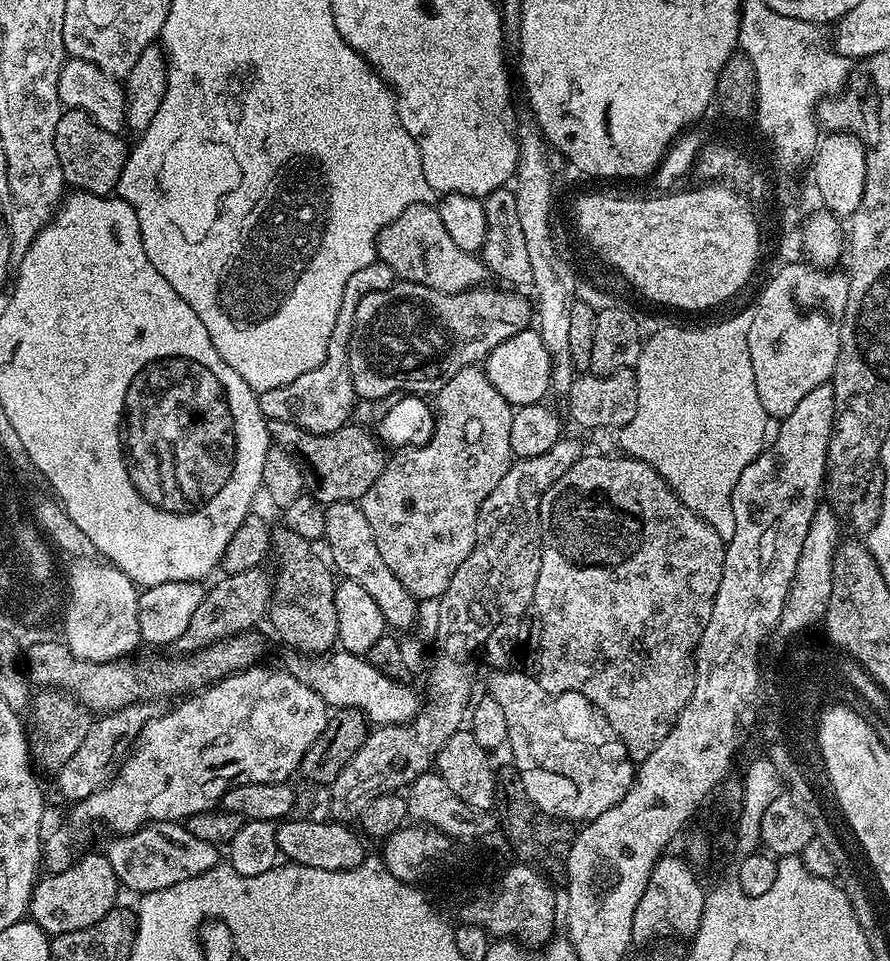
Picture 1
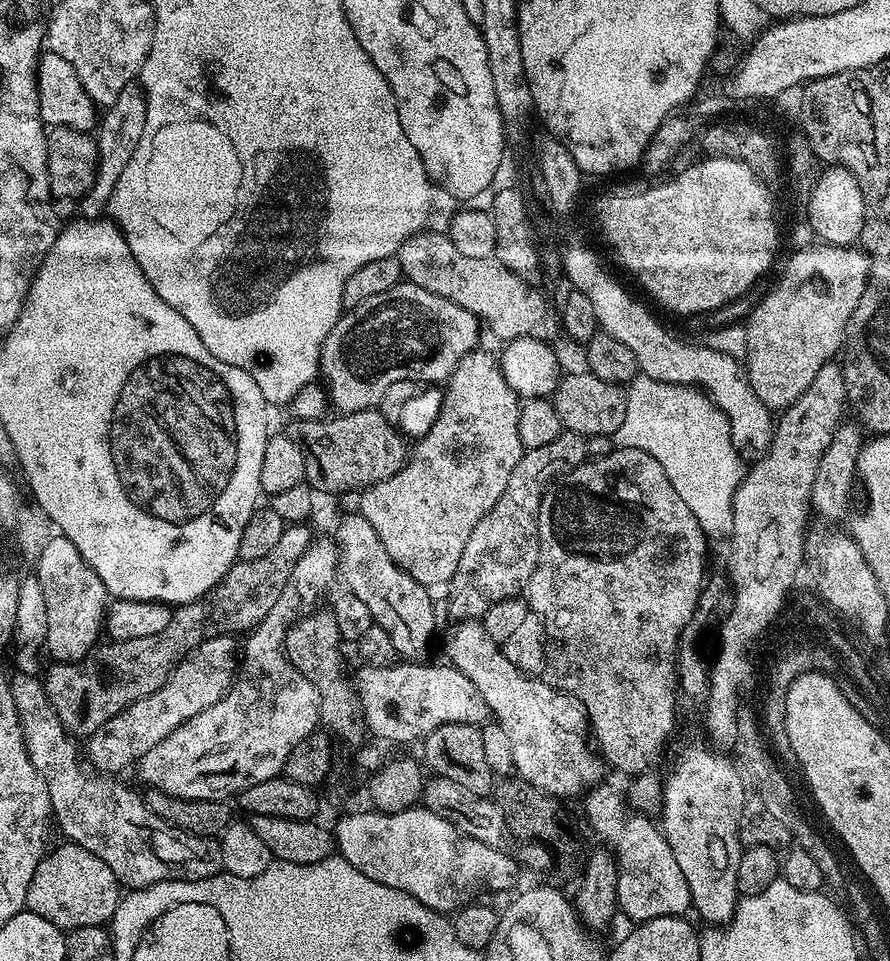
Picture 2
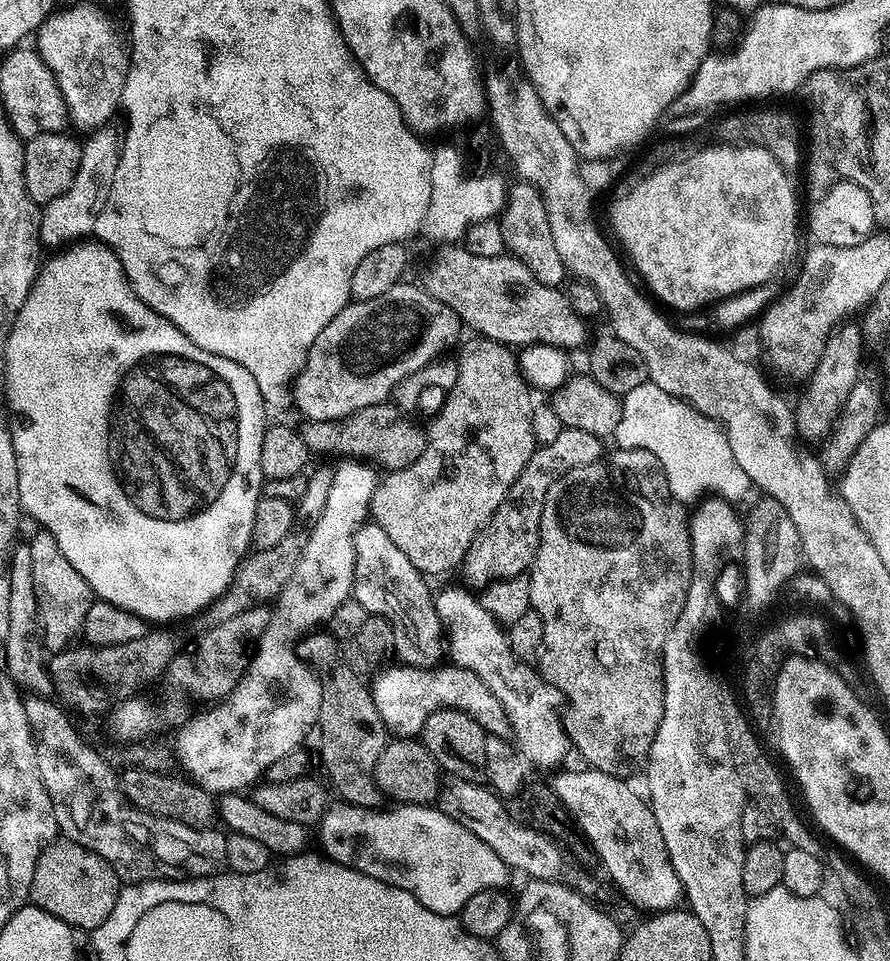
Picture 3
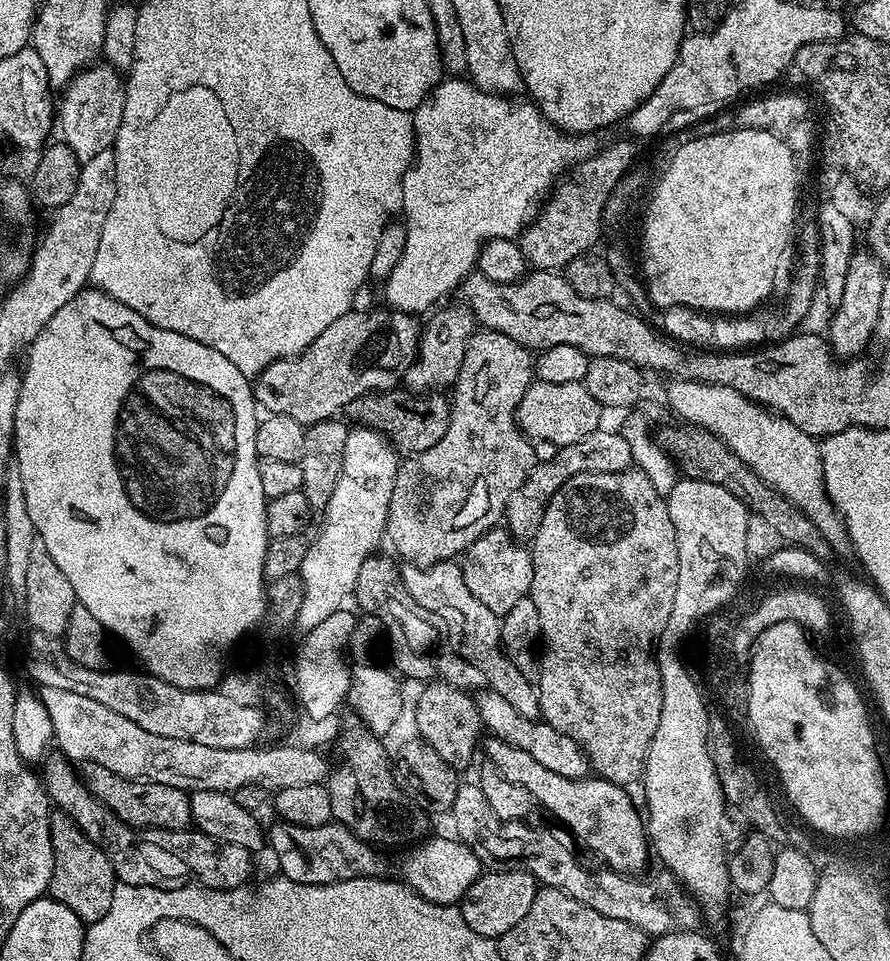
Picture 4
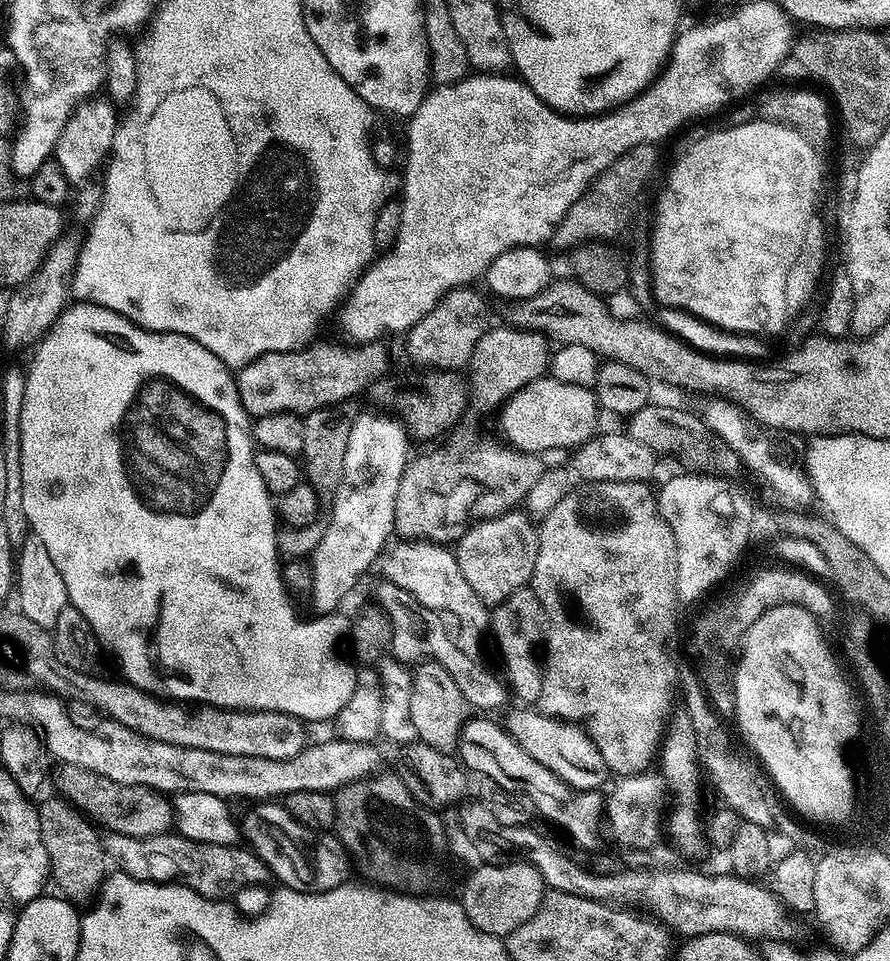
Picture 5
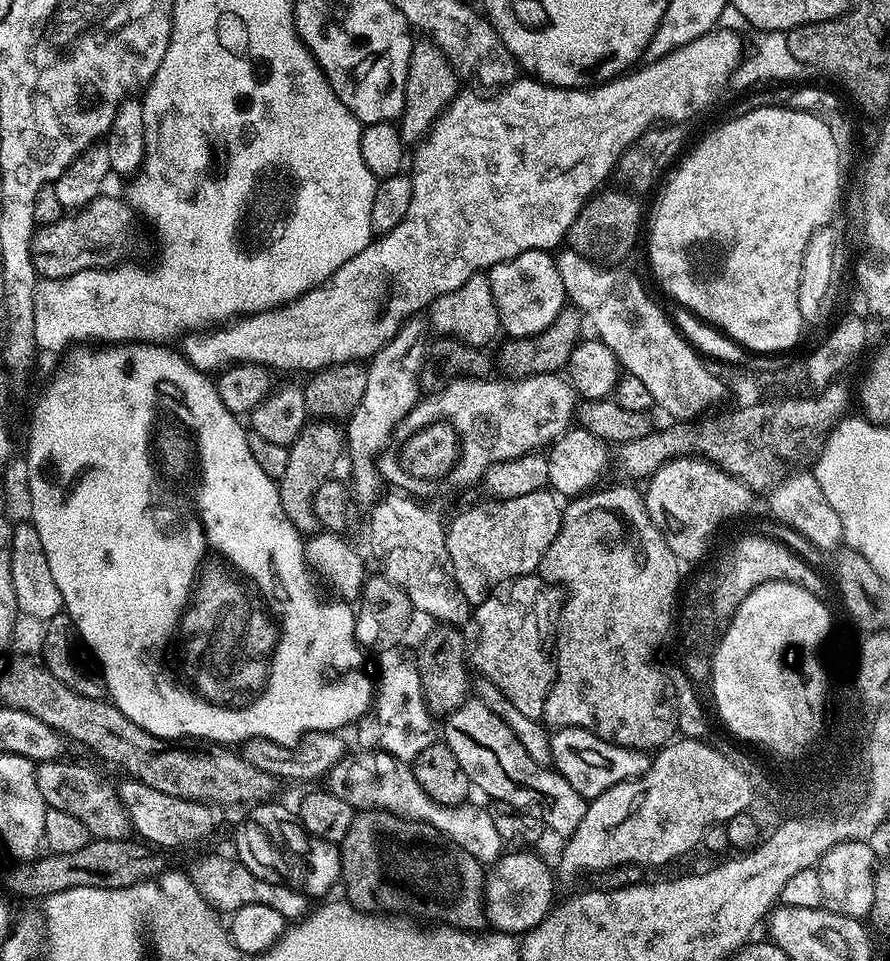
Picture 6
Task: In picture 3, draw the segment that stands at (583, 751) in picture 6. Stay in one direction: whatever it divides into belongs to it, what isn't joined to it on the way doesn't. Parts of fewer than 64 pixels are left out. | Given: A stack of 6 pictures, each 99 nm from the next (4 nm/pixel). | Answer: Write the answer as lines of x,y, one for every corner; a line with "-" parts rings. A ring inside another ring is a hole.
443,666
435,668
399,667
385,667
383,669
385,672
377,678
375,683
372,682
370,686
370,691
374,698
374,706
378,706
378,714
382,718
384,727
388,729
393,737
419,737
426,718
438,708
457,708
466,714
470,714
470,718
474,718
474,722
478,722
478,726
482,726
482,730
487,735
503,736
505,738
512,736
512,727
508,721
506,710
502,710
502,702
498,702
498,698
494,698
490,686
486,686
486,682
482,682
482,678
478,678
478,674
474,674
474,670
466,670
455,666
447,666
448,668
443,668

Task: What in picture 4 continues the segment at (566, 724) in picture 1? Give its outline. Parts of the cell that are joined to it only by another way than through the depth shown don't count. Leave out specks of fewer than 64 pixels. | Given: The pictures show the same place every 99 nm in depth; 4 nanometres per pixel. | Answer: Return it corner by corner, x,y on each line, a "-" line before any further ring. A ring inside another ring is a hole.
445,562
430,564
421,567
419,564
405,563
400,568
400,581
406,586
410,598
418,602
426,610
430,610
440,621
441,625
448,628
448,640
457,656
466,662
478,666
484,675
484,683
491,691
502,694
510,706
518,714
531,720
540,716
540,694
537,685
525,677
514,662
504,653
504,646
500,639
501,617
494,615
470,590
464,581
464,570
459,563

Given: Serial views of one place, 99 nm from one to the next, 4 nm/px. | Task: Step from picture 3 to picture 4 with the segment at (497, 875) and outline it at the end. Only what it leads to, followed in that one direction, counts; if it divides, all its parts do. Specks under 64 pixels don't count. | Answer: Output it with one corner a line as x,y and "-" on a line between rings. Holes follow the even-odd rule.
276,822
266,832
266,844
276,855
285,877
299,884
333,884
359,876
383,877
385,853
379,847
358,838
345,824
329,822
322,826
303,828
297,824
-
431,836
407,849
409,852
405,854
404,861
400,864
399,875
403,883
413,888
422,898
435,904
459,905
466,890
470,890
473,882
480,877
482,865
479,858
481,857
475,847
465,844
459,838
450,840
444,836

